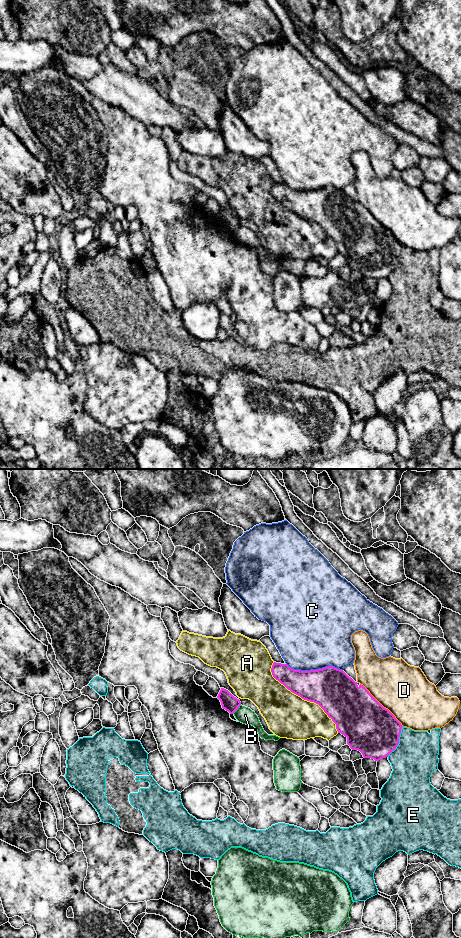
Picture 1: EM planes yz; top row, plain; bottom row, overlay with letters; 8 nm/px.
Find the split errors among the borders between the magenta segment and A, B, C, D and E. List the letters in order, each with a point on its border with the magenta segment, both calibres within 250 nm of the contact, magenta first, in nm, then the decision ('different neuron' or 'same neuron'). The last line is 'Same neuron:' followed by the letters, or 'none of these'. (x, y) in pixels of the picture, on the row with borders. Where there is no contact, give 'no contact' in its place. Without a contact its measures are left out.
A: yz (302, 698) | 340/360 nm | different neuron
B: yz (236, 709) | 130/140 nm | different neuron
C: yz (314, 670) | 340/500 nm | different neuron
D: yz (381, 705) | 400/400 nm | different neuron
E: yz (398, 741) | 400/360 nm | different neuron
Same neuron: none of these

